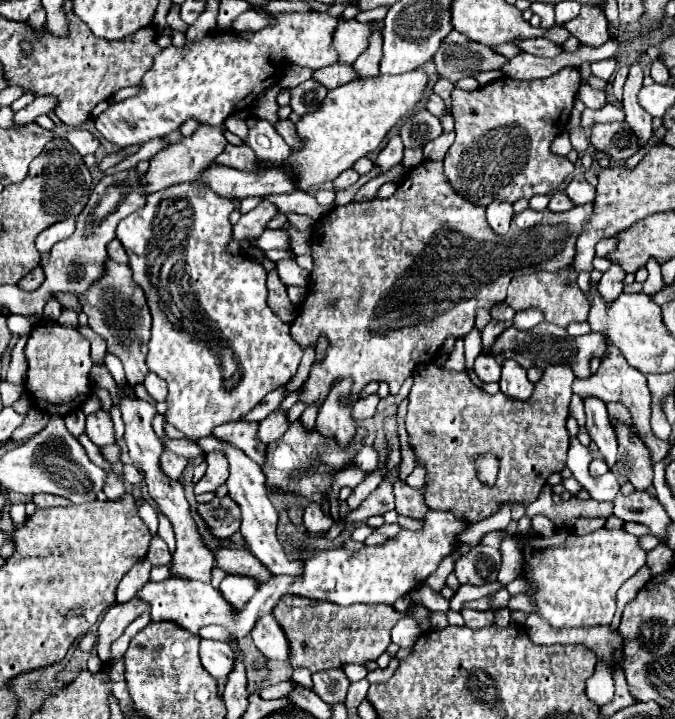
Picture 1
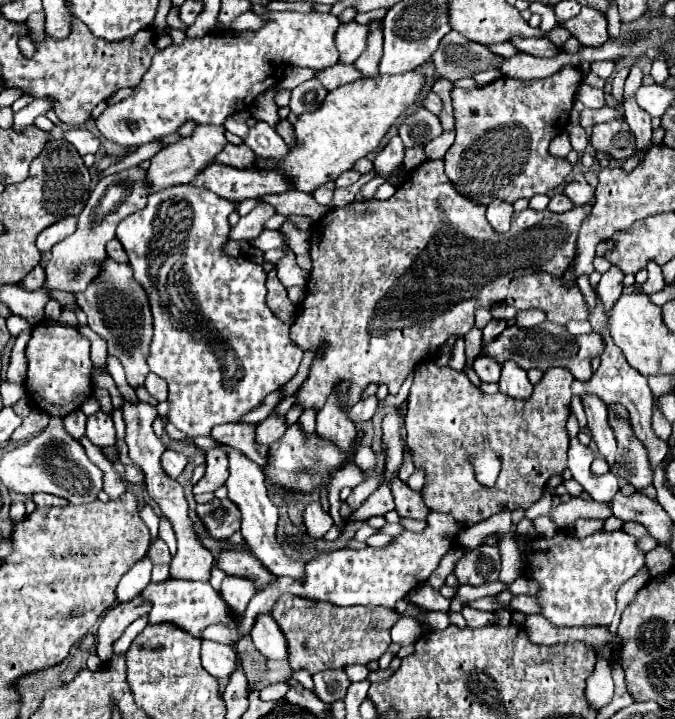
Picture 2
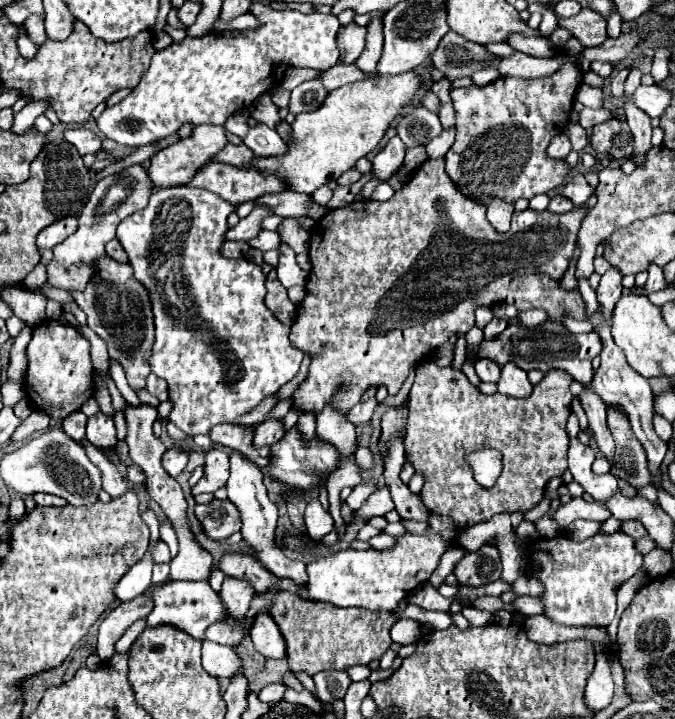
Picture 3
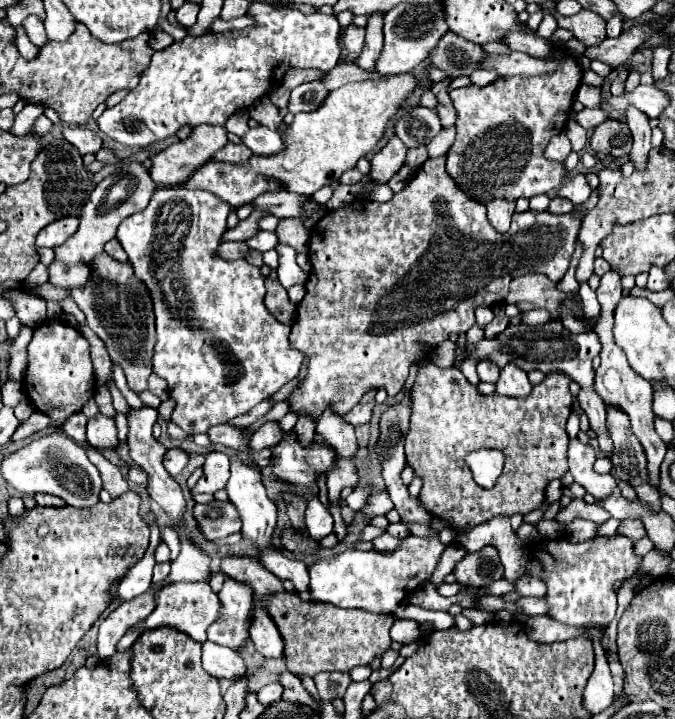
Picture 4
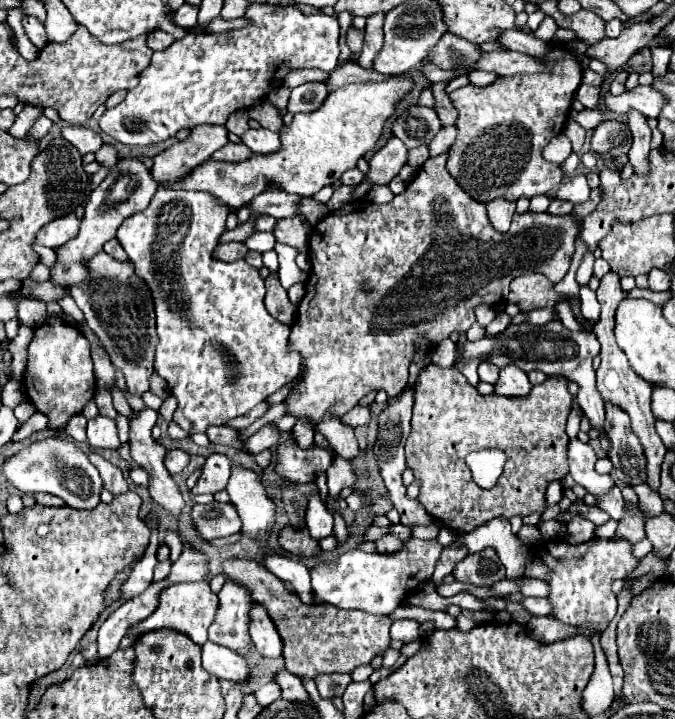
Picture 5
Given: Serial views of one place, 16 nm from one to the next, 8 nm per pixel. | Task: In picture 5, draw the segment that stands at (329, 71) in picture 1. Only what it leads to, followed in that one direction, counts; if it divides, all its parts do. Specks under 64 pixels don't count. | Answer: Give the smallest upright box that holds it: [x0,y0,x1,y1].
[326,64,390,88]

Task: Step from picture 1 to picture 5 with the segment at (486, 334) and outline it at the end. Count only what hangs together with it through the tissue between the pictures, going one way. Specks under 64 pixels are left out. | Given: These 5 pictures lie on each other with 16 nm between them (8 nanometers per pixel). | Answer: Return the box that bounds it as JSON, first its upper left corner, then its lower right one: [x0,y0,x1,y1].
[486,312,512,336]

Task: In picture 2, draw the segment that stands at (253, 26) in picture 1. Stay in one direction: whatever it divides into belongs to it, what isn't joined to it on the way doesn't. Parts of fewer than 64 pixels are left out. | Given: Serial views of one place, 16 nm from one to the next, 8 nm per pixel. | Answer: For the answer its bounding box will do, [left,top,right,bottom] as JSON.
[226,10,264,30]

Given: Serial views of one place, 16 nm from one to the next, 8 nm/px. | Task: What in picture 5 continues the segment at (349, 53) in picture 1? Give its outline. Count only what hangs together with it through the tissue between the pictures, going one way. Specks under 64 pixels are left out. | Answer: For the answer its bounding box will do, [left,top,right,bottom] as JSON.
[346,28,364,54]

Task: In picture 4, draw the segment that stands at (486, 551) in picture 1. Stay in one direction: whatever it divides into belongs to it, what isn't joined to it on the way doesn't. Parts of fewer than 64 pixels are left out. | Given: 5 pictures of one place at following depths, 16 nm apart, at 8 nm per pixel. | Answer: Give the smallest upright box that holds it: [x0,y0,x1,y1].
[454,546,504,586]

